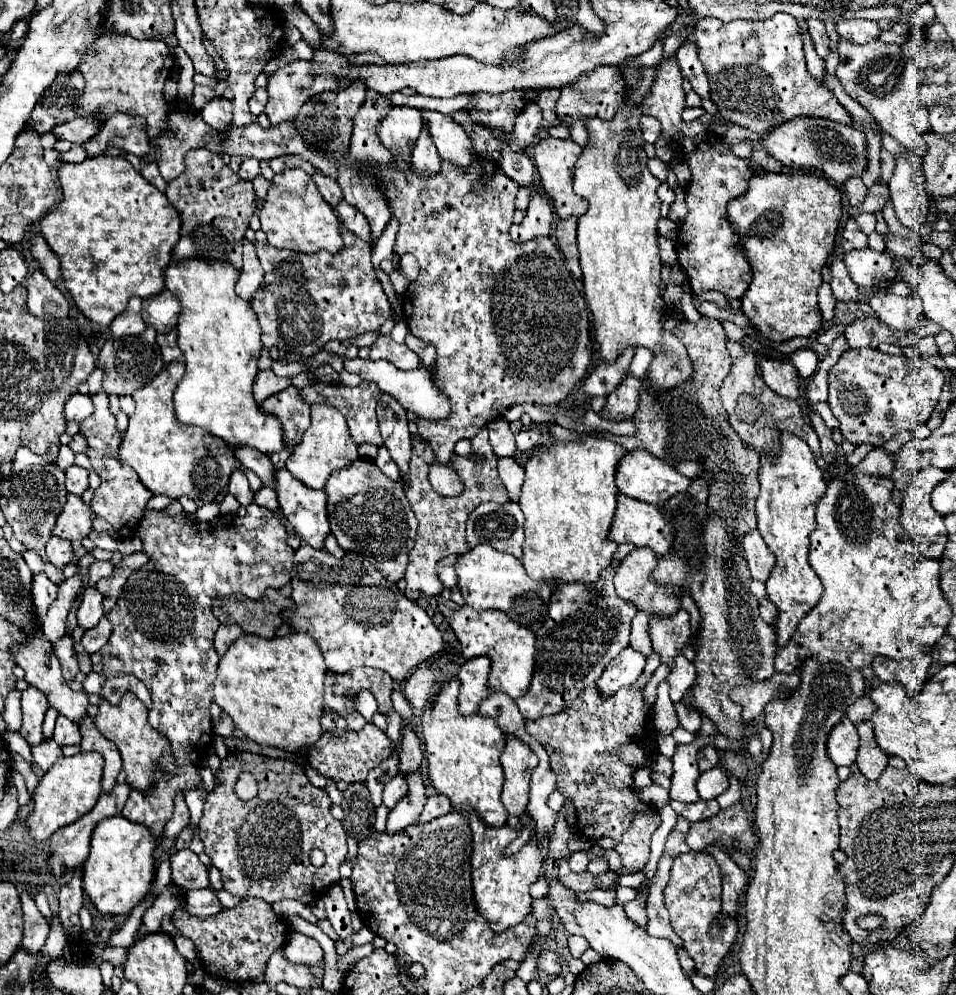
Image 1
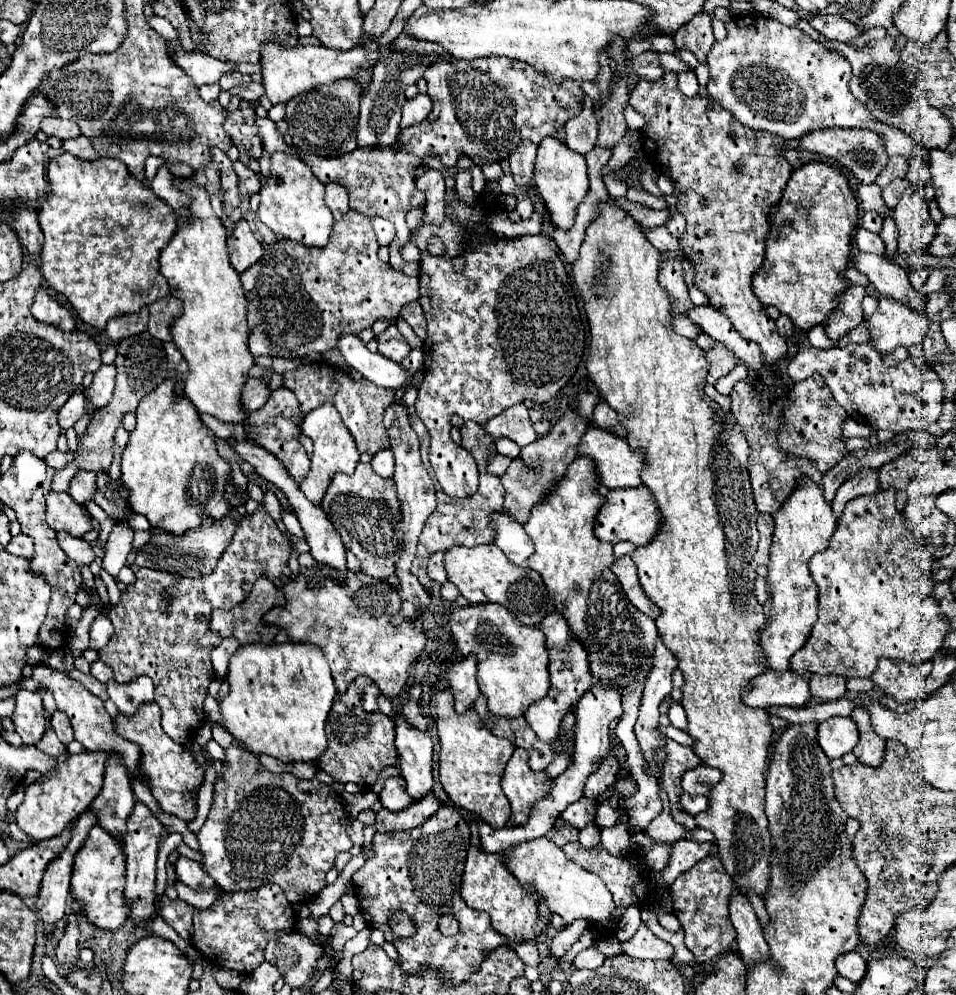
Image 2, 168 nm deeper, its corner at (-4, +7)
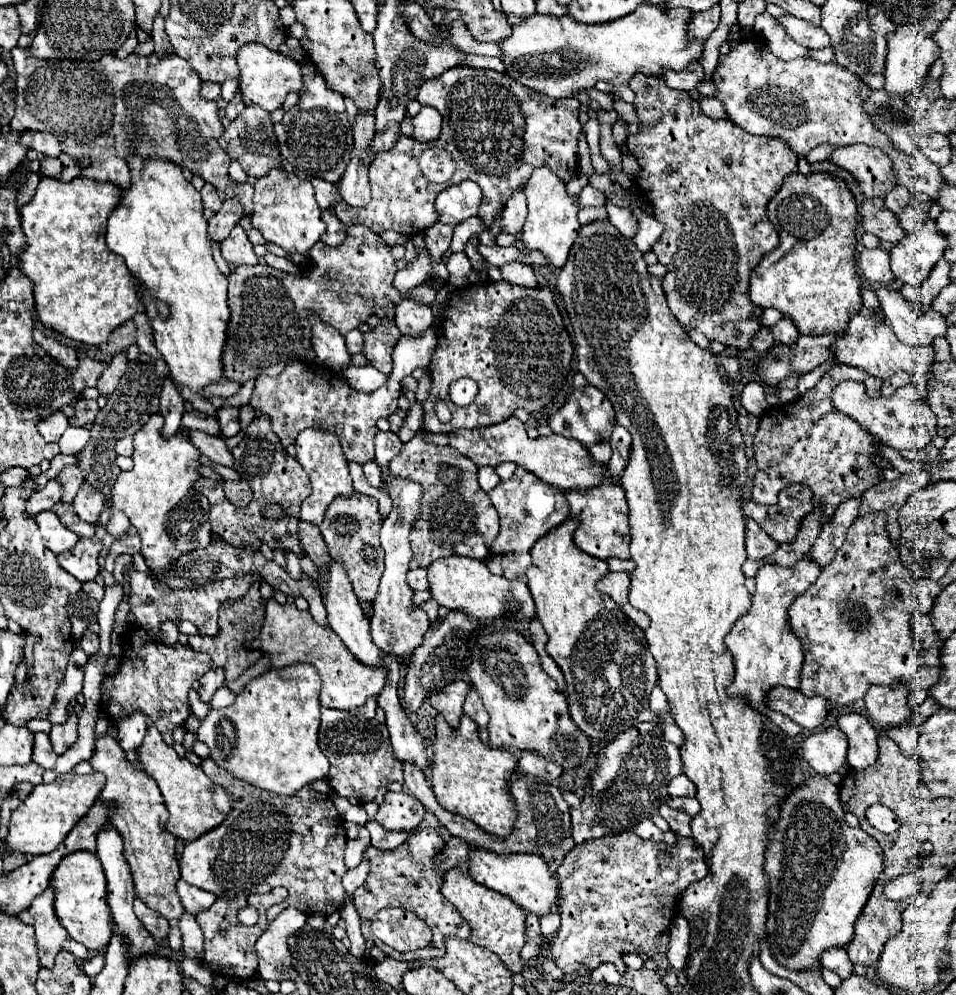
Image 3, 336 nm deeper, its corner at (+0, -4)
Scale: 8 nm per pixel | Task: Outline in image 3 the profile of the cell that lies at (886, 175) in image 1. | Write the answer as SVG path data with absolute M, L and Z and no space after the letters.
M897 185L887 197L885 197L885 205L891 213L899 215L907 205L909 205L909 199L911 199L911 193L907 191L907 187L903 185Z

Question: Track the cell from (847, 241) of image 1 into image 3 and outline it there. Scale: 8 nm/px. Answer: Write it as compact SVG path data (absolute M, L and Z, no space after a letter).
M861 249L859 265L867 281L877 285L891 285L893 273L889 269L889 253L883 249Z

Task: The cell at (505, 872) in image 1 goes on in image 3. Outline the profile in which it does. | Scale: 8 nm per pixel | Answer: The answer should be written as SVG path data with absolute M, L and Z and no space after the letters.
M449 869L443 877L443 885L441 885L443 897L447 897L457 911L461 913L461 917L469 923L471 927L471 939L475 945L485 947L489 951L493 951L511 973L521 973L521 949L525 945L525 915L523 909L519 905L515 905L511 899L507 899L501 893L495 893L489 887L483 887L479 883L475 883L469 875L463 875L457 869Z

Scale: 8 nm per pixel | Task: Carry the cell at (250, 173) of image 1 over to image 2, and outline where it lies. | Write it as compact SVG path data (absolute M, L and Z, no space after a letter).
M235 162L235 172L239 176L239 192L243 192L243 196L251 196L255 192L259 192L261 188L261 180L259 176L243 162Z

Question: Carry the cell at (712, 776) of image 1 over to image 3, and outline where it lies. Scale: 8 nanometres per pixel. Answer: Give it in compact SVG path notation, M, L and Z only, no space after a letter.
M681 773L669 783L669 795L679 795L679 797L695 797L695 785Z

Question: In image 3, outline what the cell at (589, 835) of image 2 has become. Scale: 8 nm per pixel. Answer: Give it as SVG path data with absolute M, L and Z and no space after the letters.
M645 723L639 729L629 729L611 741L599 755L597 767L591 773L591 793L581 805L571 807L571 833L577 845L587 839L597 839L609 833L633 829L645 821L667 797L669 781L681 773L679 747L665 741L663 731L655 723Z

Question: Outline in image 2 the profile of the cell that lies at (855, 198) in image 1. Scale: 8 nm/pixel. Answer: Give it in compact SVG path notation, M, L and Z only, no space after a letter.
M859 184L857 196L863 210L875 210L881 216L887 212L887 206L881 198L881 188L877 184Z

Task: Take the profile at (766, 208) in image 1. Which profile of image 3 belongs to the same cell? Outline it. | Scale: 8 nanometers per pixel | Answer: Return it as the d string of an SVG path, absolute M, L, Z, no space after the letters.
M791 173L767 207L779 233L779 247L753 269L749 295L759 307L773 307L791 317L803 335L843 333L849 319L861 311L861 279L855 271L857 205L845 185L827 173Z

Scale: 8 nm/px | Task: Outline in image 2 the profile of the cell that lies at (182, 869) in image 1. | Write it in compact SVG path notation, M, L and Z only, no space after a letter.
M179 856L179 860L175 862L175 872L177 872L177 878L193 890L207 890L215 886L215 882L203 872L201 862L189 860L185 856Z

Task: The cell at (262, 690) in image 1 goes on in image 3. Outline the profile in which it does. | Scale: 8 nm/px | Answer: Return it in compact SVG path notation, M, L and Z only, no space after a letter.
M299 663L283 669L271 669L251 679L233 705L225 709L209 709L207 717L201 721L197 739L209 747L209 757L231 775L237 775L237 779L275 795L295 795L301 787L317 779L325 779L329 771L329 761L317 745L319 709L319 673L315 667Z

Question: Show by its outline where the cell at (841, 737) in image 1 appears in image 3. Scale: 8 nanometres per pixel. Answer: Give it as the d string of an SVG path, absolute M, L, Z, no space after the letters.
M835 727L811 733L803 741L803 757L819 775L837 773L847 757L847 737Z

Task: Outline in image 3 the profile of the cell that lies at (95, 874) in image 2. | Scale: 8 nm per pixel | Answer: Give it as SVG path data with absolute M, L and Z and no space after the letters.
M87 851L65 855L51 875L51 887L55 891L55 915L67 935L83 943L89 951L105 951L113 935L113 921L107 907L107 881L99 857Z

